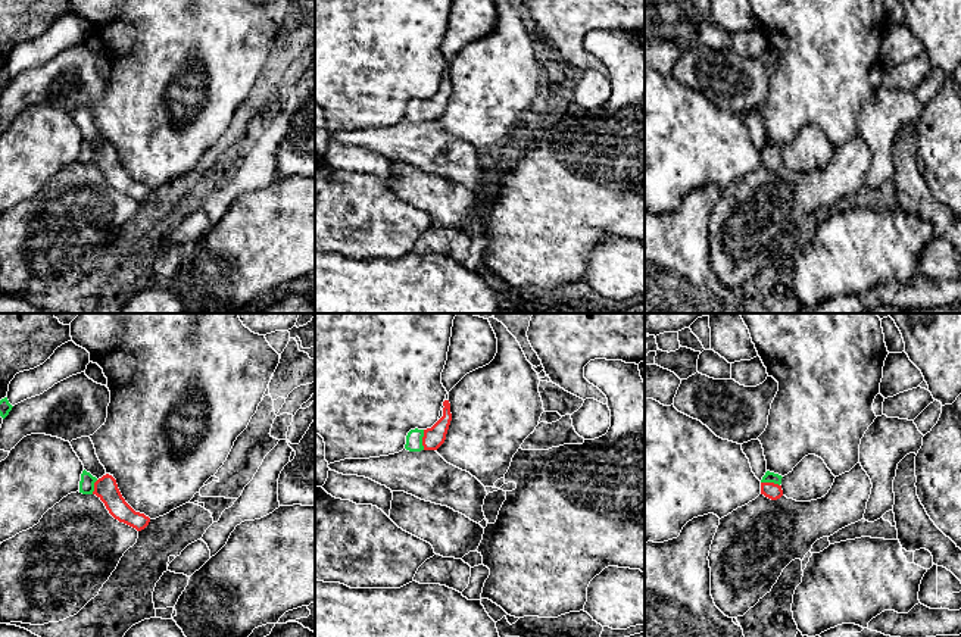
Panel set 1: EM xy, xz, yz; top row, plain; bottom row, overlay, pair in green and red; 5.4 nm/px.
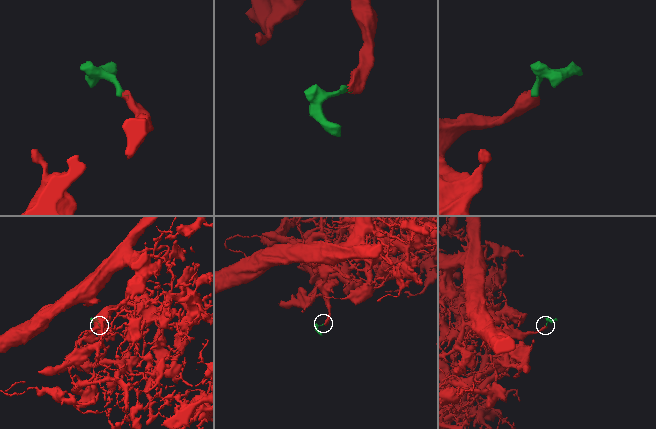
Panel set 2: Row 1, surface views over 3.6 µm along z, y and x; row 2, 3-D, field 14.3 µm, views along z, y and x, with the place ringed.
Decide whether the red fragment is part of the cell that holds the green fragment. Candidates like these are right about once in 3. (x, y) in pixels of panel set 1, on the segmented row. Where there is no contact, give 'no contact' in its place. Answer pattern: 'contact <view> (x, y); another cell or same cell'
contact xz (421, 440); same cell

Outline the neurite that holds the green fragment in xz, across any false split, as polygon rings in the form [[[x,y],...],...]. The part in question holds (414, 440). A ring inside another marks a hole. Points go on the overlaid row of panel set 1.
[[[444,400],[443,406],[443,416],[431,428],[415,428],[408,433],[405,444],[406,450],[437,450],[444,443],[452,421],[452,413],[449,400]]]

